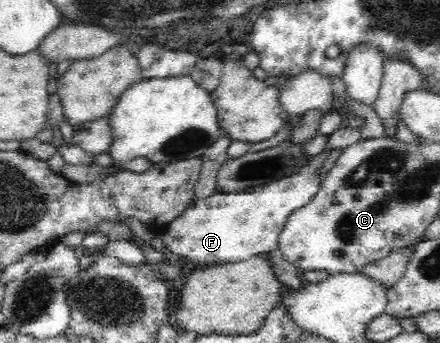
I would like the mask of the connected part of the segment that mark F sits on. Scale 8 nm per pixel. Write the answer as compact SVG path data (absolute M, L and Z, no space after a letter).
M322 151L310 158L300 171L277 182L258 185L244 192L216 193L196 199L166 230L156 232L156 236L172 254L198 265L240 262L255 255L264 255L277 248L278 237L287 218L307 205L319 192L318 168L326 158L328 156L324 156Z

